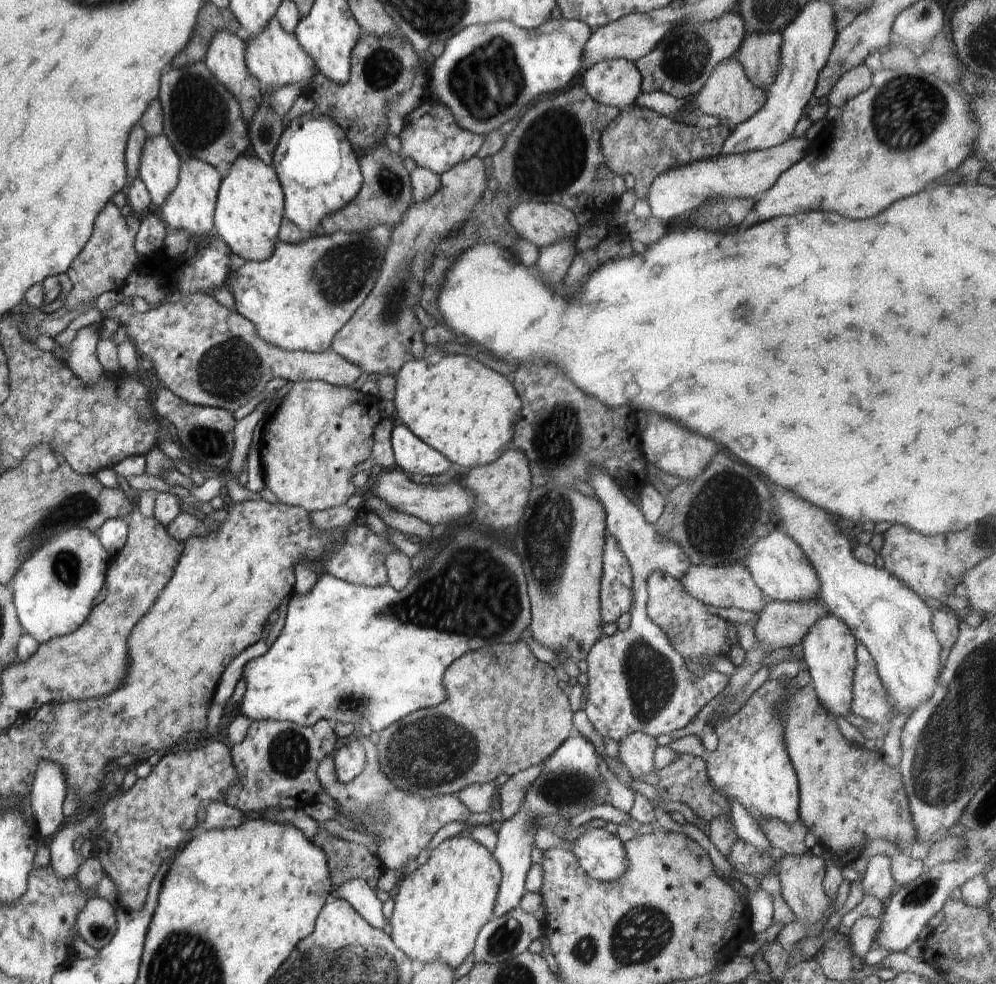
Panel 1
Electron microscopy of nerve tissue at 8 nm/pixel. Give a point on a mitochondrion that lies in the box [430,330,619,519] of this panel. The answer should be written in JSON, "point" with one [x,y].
{"point":[558,441]}

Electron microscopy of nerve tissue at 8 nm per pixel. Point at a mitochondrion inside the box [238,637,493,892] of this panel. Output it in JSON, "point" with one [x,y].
{"point":[436,750]}

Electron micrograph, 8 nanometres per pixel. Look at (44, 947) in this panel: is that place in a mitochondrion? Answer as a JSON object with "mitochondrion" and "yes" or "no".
{"mitochondrion":"no"}

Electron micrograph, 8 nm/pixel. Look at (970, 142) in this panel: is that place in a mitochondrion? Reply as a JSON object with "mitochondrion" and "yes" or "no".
{"mitochondrion":"no"}

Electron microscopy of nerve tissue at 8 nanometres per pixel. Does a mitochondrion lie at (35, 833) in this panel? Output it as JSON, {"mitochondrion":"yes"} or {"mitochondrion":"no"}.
{"mitochondrion":"no"}

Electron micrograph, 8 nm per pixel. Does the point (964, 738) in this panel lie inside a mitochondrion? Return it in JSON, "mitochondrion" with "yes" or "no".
{"mitochondrion":"yes"}

